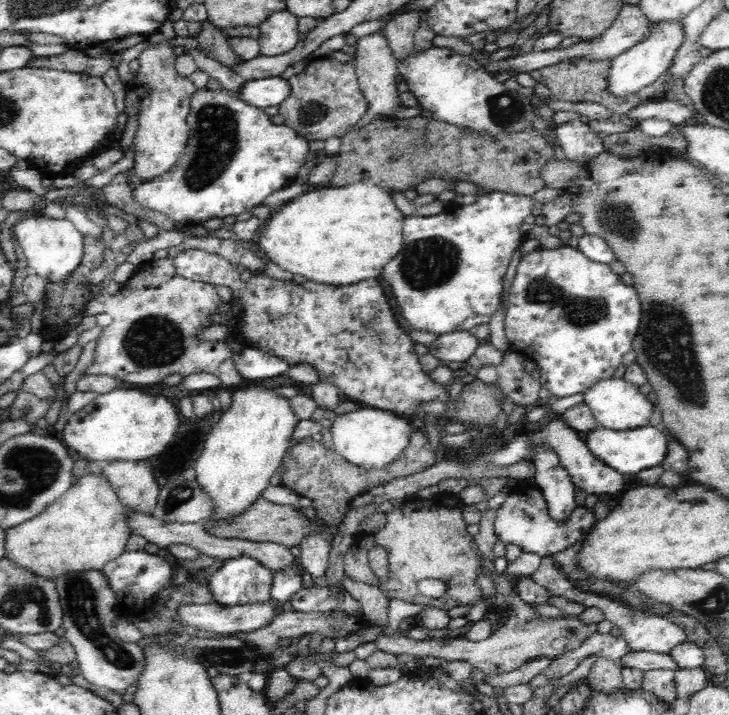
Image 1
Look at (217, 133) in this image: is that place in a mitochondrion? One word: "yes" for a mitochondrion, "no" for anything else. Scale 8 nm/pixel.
yes

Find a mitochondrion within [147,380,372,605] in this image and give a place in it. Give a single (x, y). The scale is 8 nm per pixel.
(181, 494)

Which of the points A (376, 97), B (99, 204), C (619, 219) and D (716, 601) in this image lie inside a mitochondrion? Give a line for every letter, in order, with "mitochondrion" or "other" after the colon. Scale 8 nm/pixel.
A: other
B: other
C: mitochondrion
D: mitochondrion

